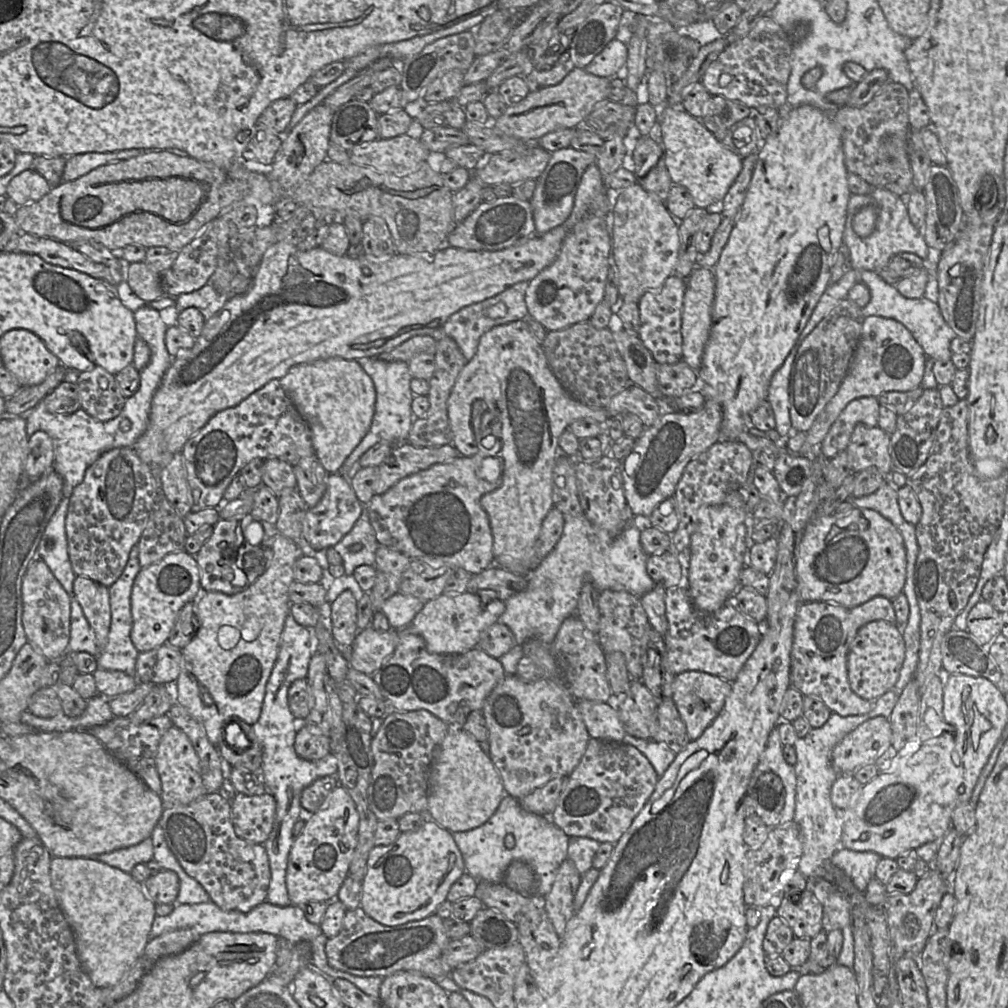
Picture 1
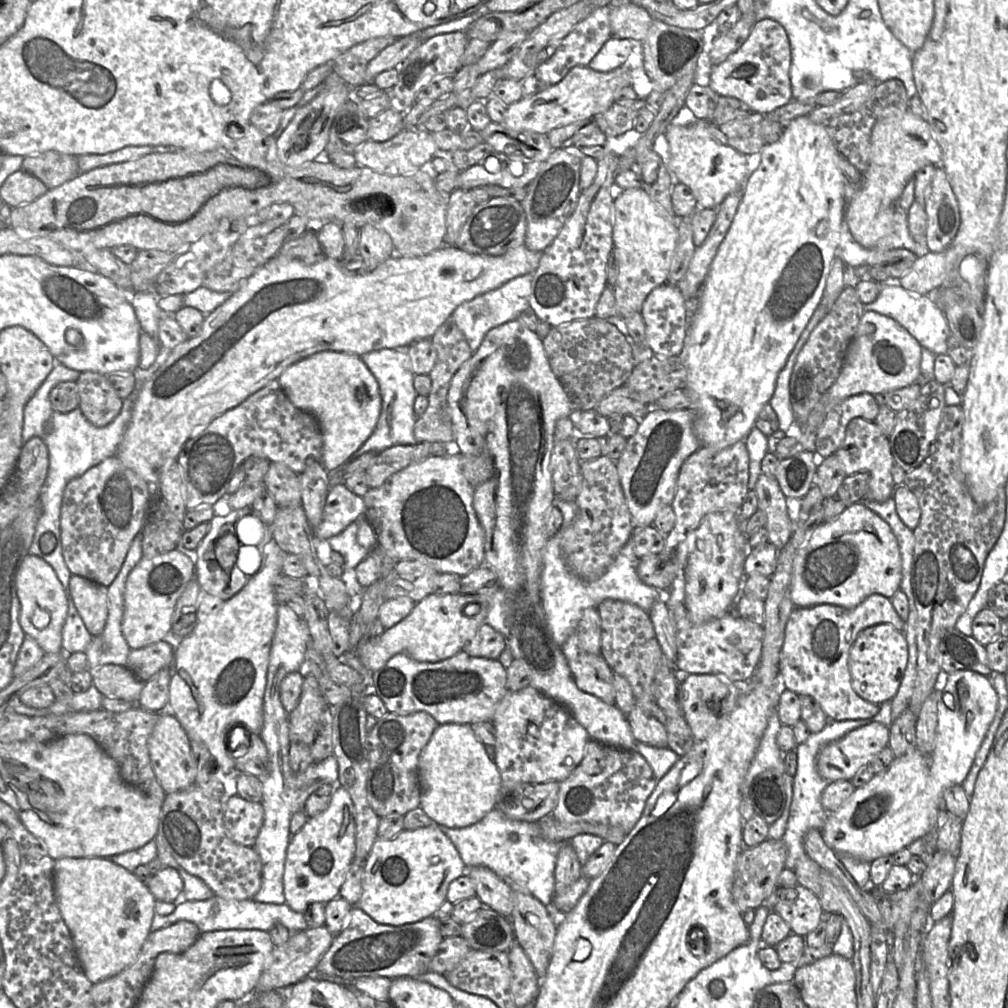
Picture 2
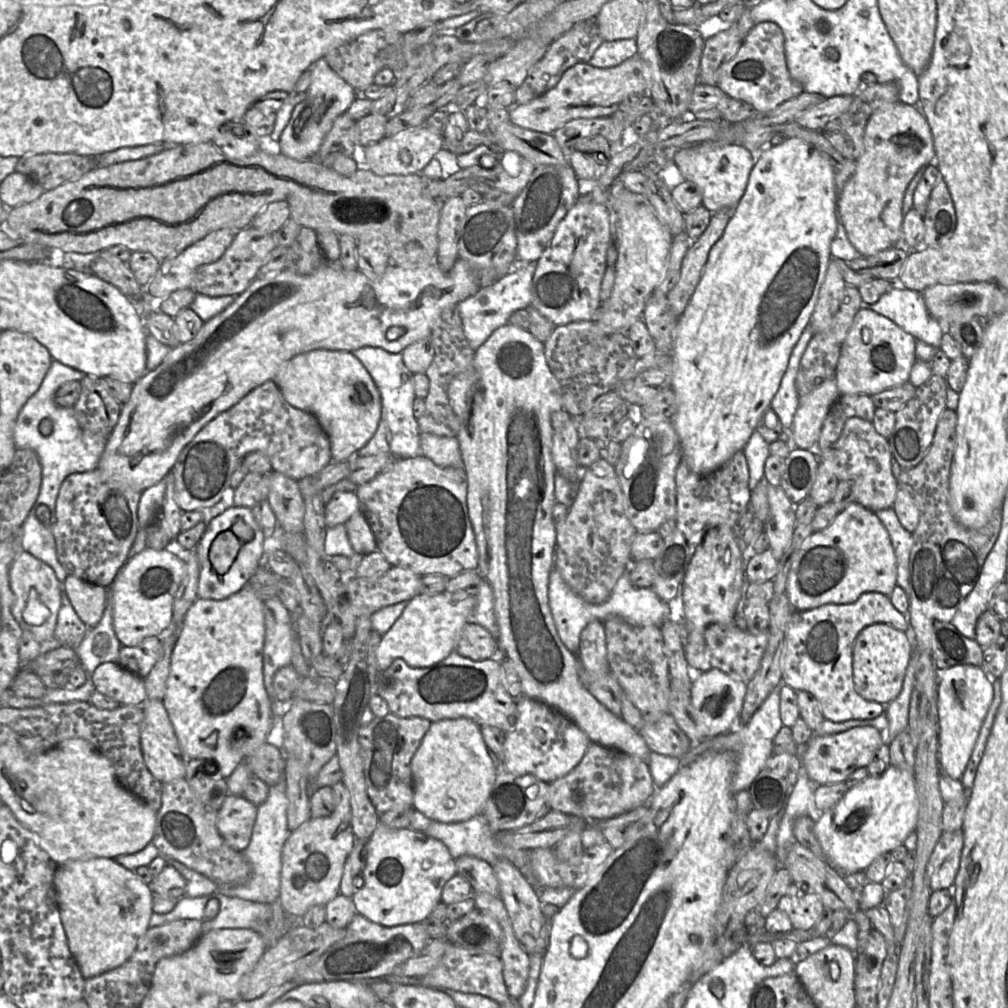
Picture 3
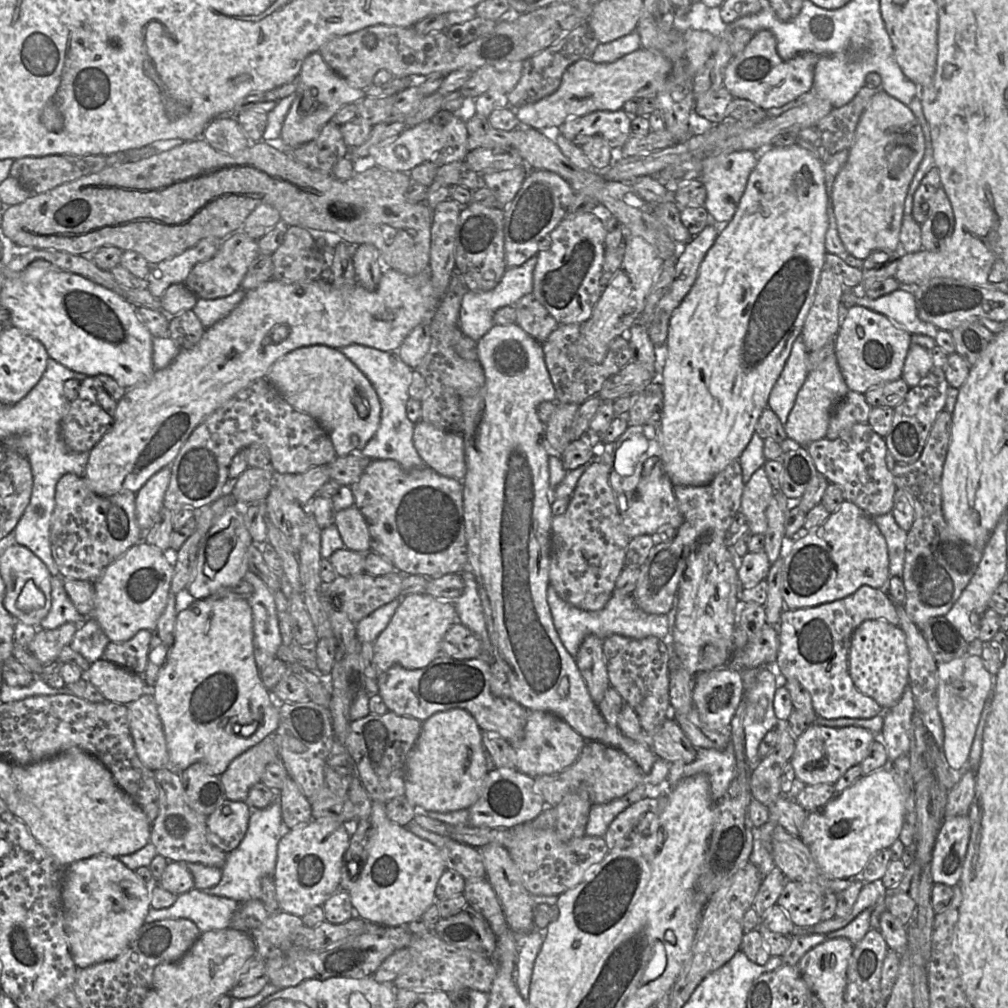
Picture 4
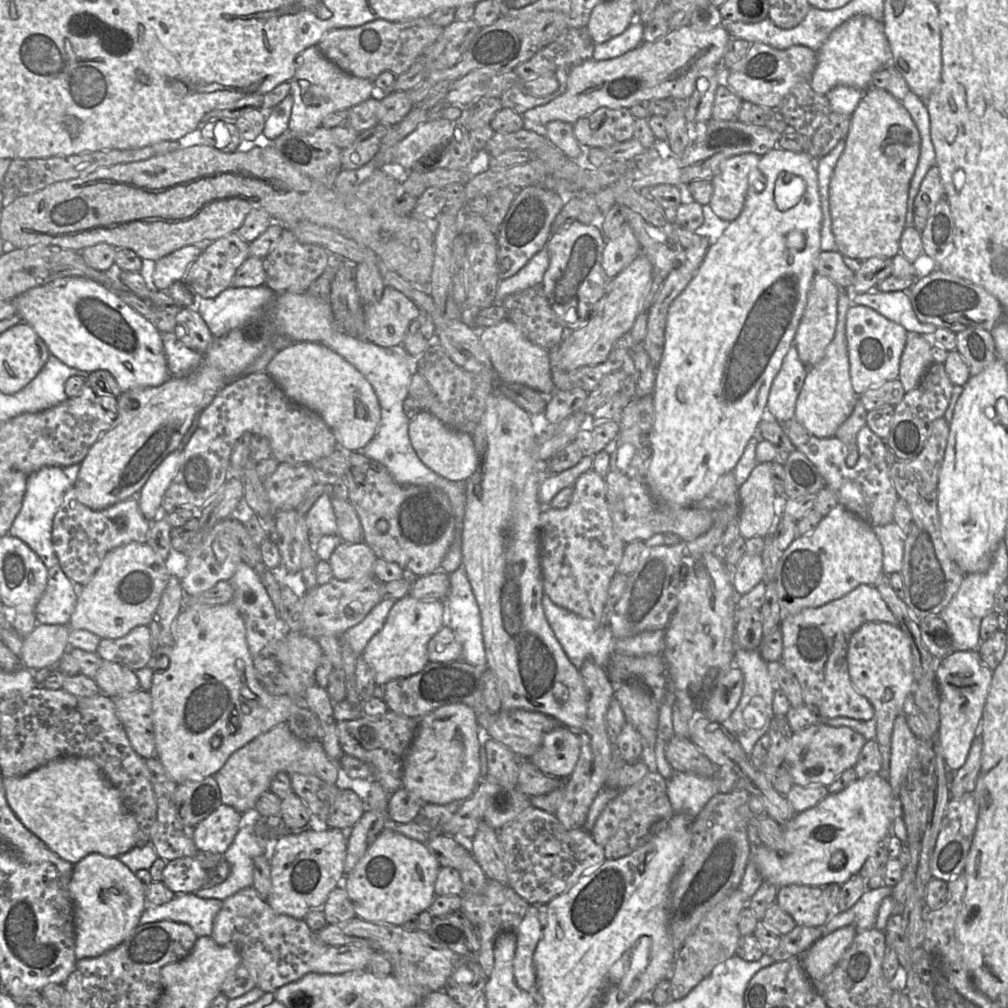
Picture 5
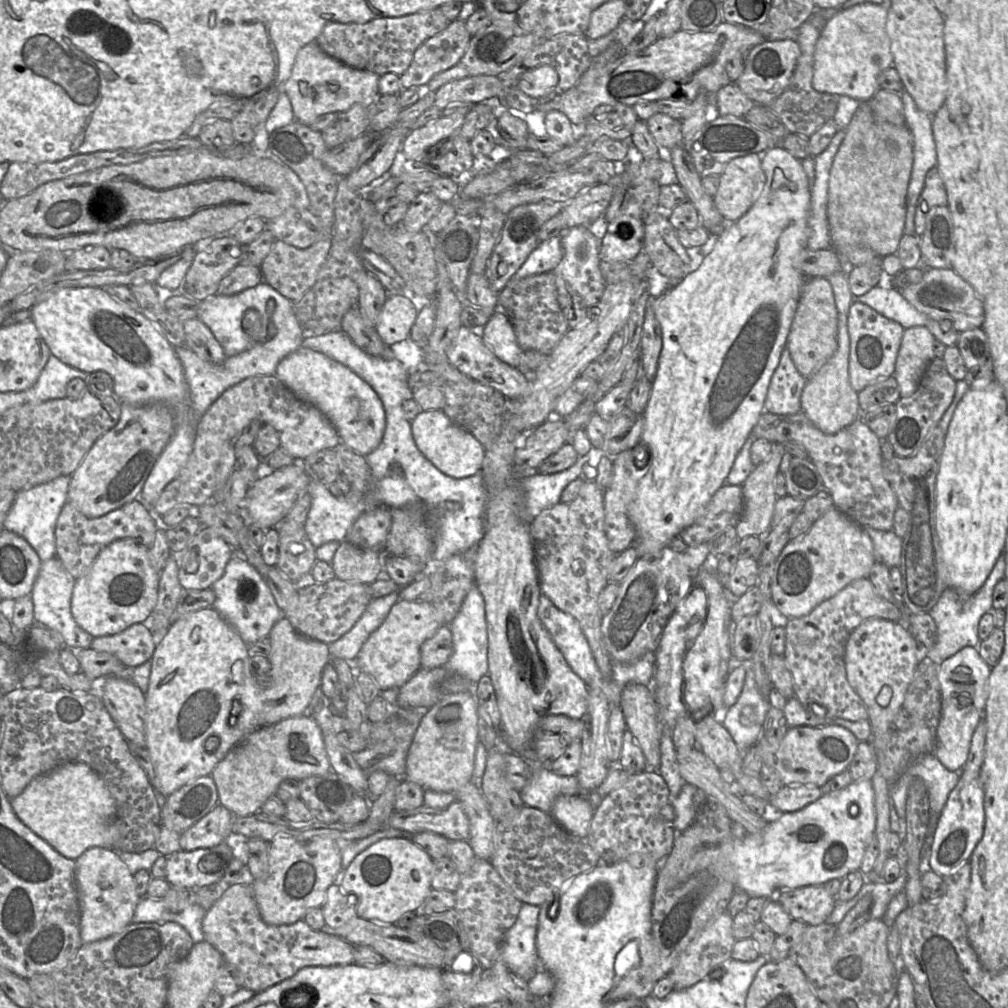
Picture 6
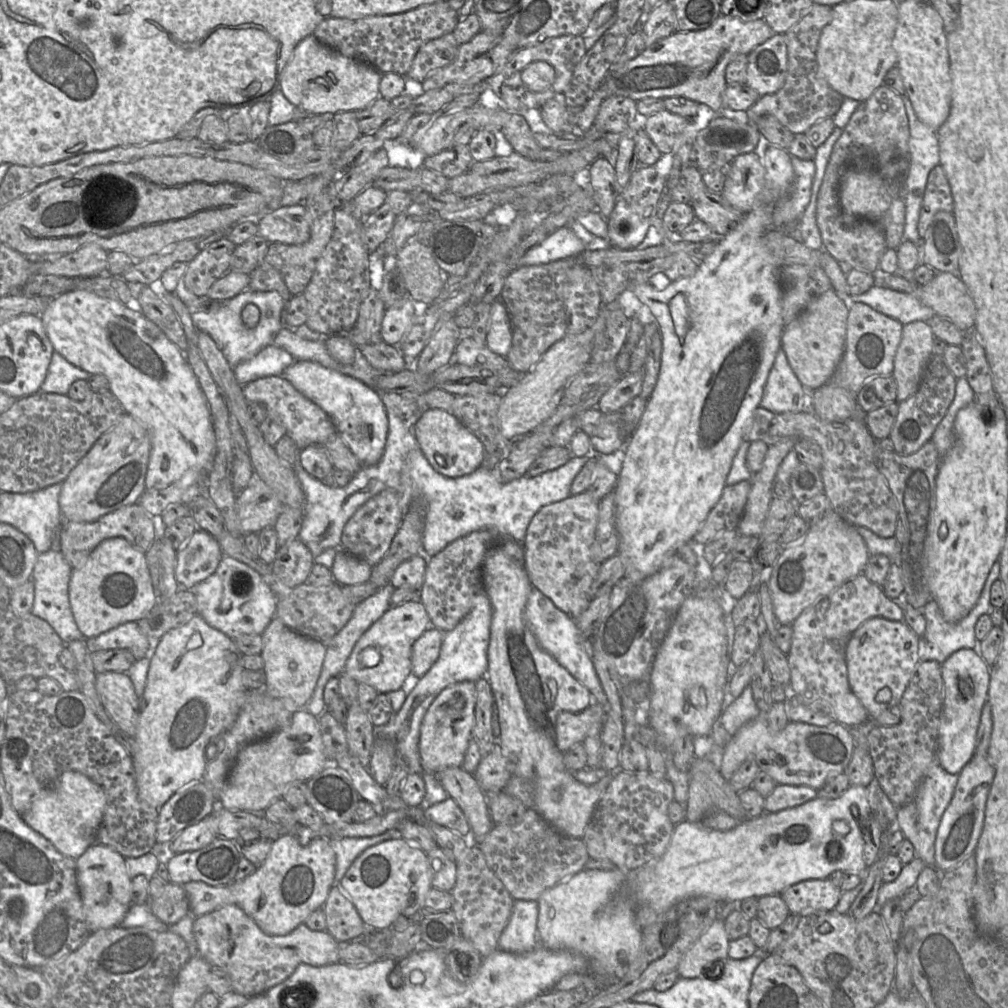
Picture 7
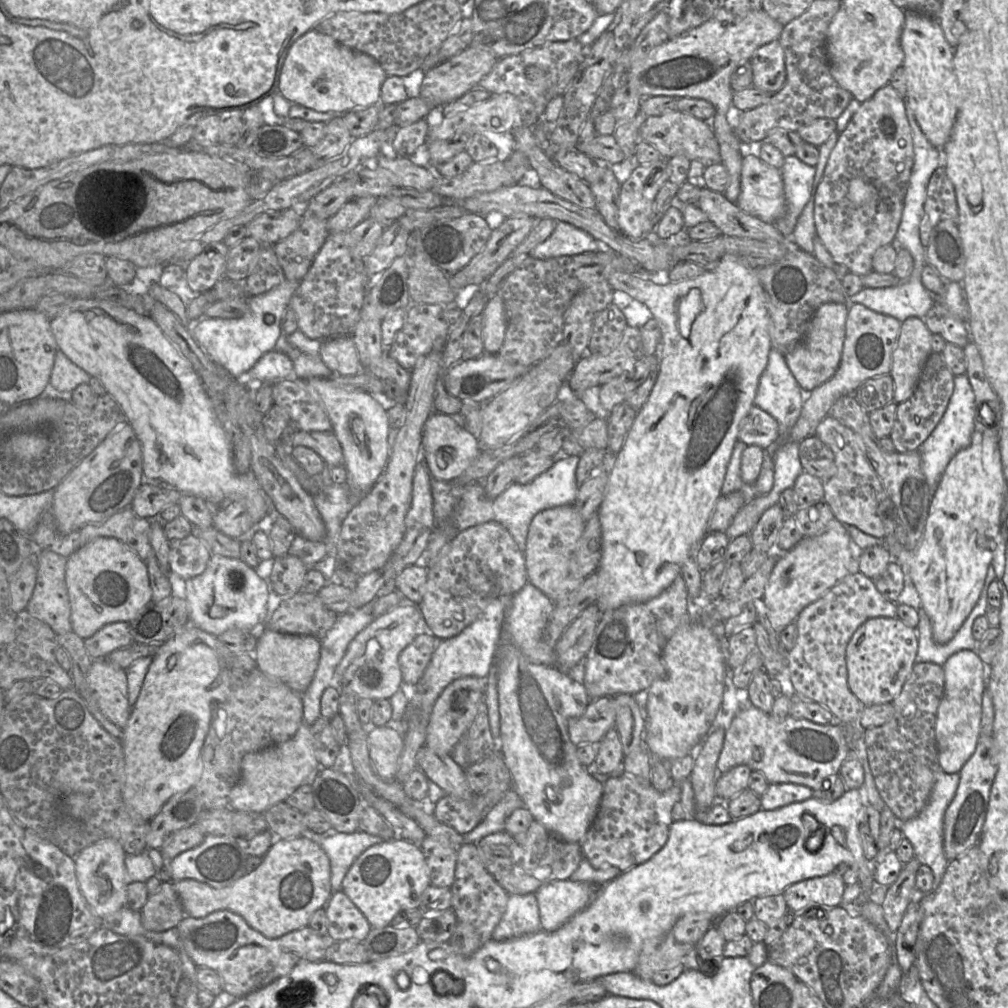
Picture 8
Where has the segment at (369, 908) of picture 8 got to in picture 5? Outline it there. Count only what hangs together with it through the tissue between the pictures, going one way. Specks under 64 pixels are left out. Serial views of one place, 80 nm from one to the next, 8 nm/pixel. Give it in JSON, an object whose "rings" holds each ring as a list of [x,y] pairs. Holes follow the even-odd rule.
{"rings":[[[385,827],[353,870],[345,876],[344,888],[359,918],[401,926],[427,911],[435,897],[435,881],[441,865],[427,844]]]}

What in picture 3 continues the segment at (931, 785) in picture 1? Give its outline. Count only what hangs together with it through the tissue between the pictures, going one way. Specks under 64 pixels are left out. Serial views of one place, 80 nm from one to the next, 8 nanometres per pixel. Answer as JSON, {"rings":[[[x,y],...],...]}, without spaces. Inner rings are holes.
{"rings":[[[956,665],[939,673],[938,714],[940,772],[955,780],[963,776],[983,720],[993,700],[994,690],[990,676],[982,666]],[[890,766],[879,776],[869,775],[861,783],[850,788],[831,809],[821,813],[815,821],[815,834],[826,859],[843,875],[866,871],[869,865],[884,853],[891,853],[903,845],[907,836],[916,830],[919,812],[914,773]]]}

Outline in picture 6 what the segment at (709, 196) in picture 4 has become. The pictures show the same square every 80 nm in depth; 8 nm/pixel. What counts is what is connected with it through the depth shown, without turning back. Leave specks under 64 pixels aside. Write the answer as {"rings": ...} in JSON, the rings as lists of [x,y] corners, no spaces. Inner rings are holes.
{"rings":[[[752,153],[732,159],[719,179],[713,201],[723,218],[733,223],[750,209],[763,189],[765,174],[759,155]]]}

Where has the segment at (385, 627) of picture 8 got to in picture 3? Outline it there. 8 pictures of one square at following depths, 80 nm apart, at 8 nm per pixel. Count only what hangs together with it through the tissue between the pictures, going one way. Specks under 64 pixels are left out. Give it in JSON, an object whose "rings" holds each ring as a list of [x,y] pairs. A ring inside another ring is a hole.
{"rings":[[[442,592],[436,595],[418,594],[407,601],[402,614],[382,635],[376,649],[375,658],[378,669],[387,669],[396,658],[403,659],[414,668],[428,667],[446,658],[455,651],[465,624],[470,623],[476,604],[475,596],[451,595]]]}

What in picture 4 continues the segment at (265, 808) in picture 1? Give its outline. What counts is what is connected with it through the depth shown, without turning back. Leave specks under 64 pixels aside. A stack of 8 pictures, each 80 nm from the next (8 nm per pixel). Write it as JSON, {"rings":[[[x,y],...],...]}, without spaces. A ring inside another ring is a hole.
{"rings":[[[225,799],[207,817],[208,841],[225,853],[233,851],[246,834],[250,815],[246,801]]]}

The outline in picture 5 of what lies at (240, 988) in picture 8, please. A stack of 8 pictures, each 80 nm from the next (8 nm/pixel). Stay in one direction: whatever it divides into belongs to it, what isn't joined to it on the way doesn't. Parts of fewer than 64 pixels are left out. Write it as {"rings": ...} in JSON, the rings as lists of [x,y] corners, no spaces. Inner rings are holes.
{"rings":[[[254,887],[244,888],[222,901],[211,936],[218,945],[237,949],[241,965],[264,993],[295,982],[308,973],[345,974],[368,970],[374,951],[367,944],[329,946],[322,943],[303,919],[274,911]]]}

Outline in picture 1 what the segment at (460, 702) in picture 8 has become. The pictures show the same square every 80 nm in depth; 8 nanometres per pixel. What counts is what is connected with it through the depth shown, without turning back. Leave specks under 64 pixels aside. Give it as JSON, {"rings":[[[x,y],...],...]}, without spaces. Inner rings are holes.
{"rings":[[[452,727],[432,755],[428,772],[427,820],[435,821],[451,833],[468,831],[487,822],[505,796],[504,785],[490,755],[461,727]]]}

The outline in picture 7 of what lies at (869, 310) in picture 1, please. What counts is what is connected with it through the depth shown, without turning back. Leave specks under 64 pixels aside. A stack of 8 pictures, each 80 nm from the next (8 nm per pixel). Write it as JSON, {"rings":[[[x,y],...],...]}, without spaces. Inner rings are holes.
{"rings":[[[873,285],[861,295],[851,296],[851,302],[865,303],[903,325],[913,321],[927,322],[934,315],[934,311],[915,296],[880,285]]]}

